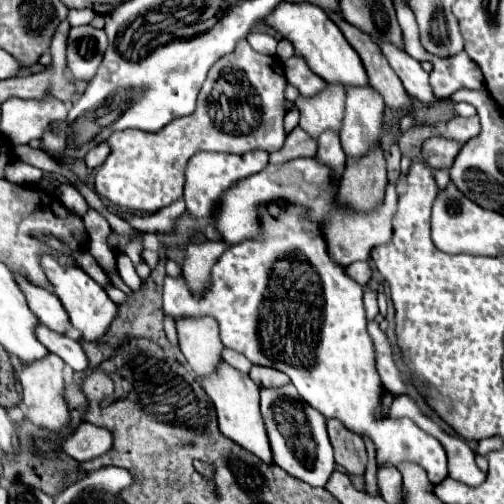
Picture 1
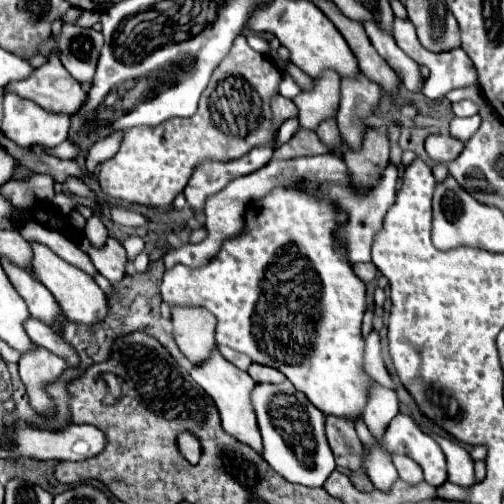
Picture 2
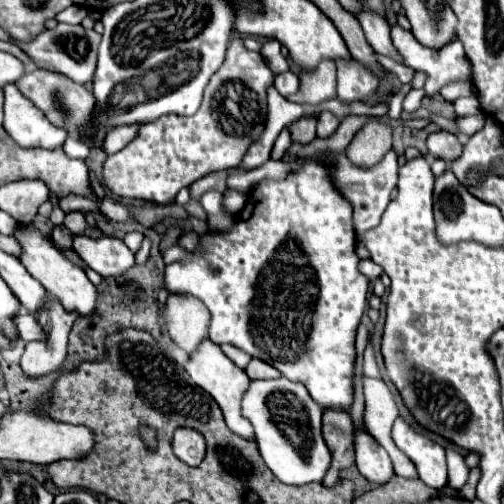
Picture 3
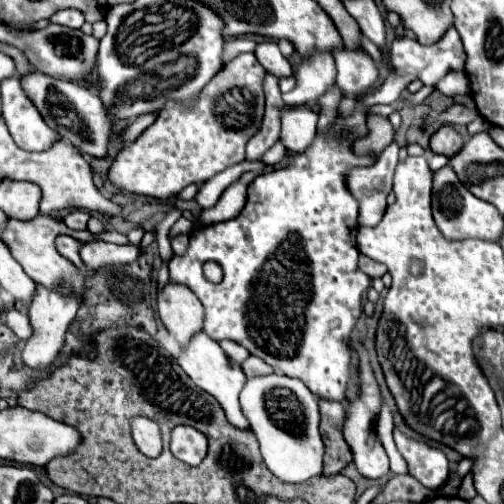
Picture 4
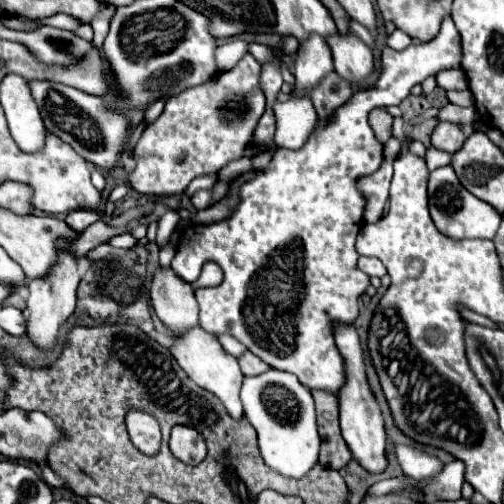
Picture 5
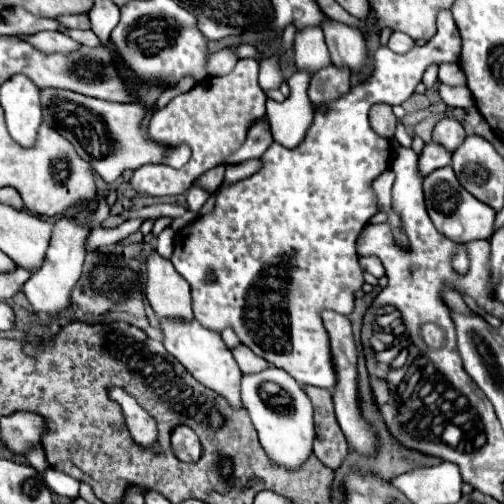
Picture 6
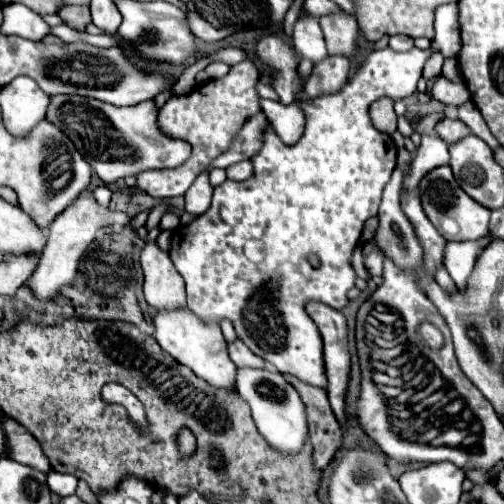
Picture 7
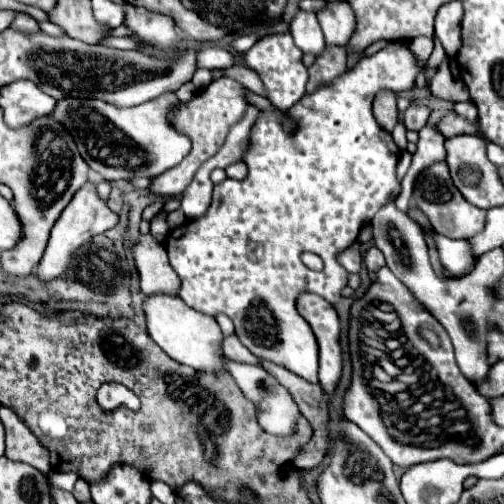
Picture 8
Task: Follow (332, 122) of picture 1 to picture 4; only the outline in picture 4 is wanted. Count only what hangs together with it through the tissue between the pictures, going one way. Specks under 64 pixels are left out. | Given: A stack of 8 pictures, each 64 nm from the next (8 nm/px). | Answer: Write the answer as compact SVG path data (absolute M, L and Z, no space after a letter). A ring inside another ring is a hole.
M318 52L316 56L302 60L296 70L296 88L288 94L282 94L282 100L292 106L314 104L328 88L334 86L336 66L330 52Z

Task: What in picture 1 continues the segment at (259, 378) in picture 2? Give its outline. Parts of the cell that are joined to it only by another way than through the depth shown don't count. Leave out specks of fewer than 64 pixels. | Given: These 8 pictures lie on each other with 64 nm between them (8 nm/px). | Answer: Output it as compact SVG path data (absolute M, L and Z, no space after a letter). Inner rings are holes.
M252 366L250 378L252 378L254 384L260 386L260 388L276 388L276 386L290 384L288 376L284 376L282 372L274 370L274 368L266 368L266 366Z

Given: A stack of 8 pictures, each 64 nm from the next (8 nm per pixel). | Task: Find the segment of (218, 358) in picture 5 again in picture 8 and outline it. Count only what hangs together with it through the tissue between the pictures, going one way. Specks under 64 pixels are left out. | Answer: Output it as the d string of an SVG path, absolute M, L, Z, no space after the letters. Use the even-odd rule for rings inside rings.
M162 294L146 298L144 312L146 312L146 322L148 322L148 334L170 358L194 368L196 372L212 372L212 374L226 372L224 352L220 352L220 344L224 336L220 332L218 322L212 316L200 314L188 308L176 296L162 296Z

